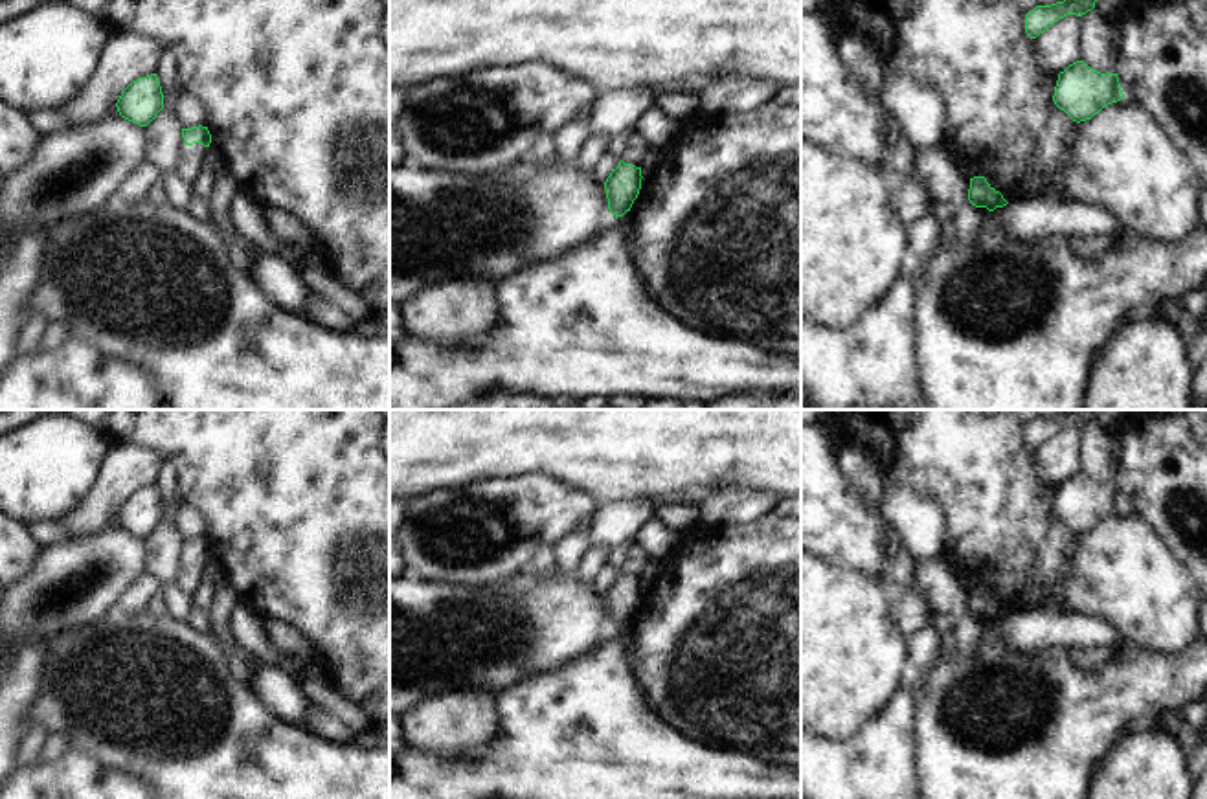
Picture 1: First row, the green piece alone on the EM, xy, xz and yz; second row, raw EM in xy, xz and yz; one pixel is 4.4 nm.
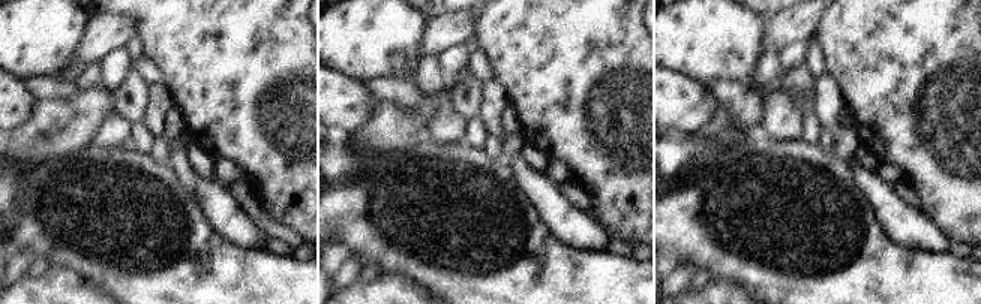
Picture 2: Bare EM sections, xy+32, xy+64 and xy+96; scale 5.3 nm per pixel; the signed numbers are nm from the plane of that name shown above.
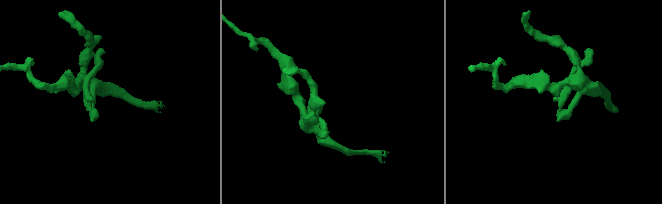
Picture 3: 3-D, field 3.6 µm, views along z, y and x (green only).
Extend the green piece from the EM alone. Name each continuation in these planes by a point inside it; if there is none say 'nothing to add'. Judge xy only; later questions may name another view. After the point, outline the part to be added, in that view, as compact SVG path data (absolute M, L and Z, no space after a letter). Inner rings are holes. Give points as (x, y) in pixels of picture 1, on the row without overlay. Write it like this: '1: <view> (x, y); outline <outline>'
1: xy (193, 566); outline M202 555L186 557L182 564L182 573L176 582L184 599L191 597L197 590L204 573L204 564L206 558Z

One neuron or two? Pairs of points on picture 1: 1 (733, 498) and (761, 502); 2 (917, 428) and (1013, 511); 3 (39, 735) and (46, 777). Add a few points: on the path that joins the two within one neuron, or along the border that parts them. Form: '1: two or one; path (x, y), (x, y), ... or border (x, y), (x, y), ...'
1: one; path (741, 502), (754, 502)
2: one; path (941, 447), (958, 456), (989, 487)
3: two; border (39, 757), (19, 768)

